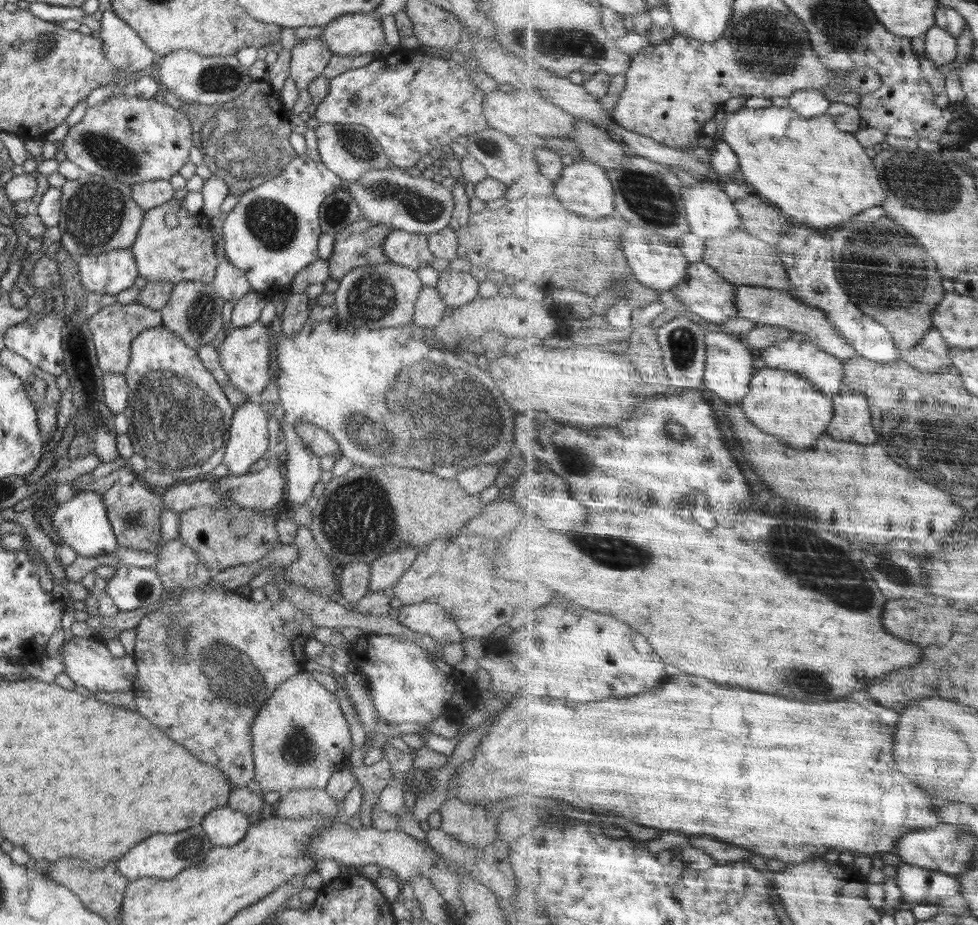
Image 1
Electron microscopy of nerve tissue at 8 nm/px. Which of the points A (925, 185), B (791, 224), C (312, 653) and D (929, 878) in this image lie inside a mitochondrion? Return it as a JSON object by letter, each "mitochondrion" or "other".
{"A":"mitochondrion","B":"other","C":"other","D":"other"}

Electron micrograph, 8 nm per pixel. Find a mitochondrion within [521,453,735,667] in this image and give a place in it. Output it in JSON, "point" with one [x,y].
{"point":[613,551]}

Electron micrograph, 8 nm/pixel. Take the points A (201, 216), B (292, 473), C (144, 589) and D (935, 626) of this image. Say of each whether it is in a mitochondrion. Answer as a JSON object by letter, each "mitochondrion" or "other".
{"A":"other","B":"other","C":"mitochondrion","D":"other"}

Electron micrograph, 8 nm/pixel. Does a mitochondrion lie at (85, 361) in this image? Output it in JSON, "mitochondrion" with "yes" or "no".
{"mitochondrion":"yes"}

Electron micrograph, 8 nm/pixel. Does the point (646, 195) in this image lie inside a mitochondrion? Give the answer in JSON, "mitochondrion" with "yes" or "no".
{"mitochondrion":"yes"}

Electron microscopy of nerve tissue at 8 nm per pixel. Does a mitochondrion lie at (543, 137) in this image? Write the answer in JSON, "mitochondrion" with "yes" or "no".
{"mitochondrion":"no"}

